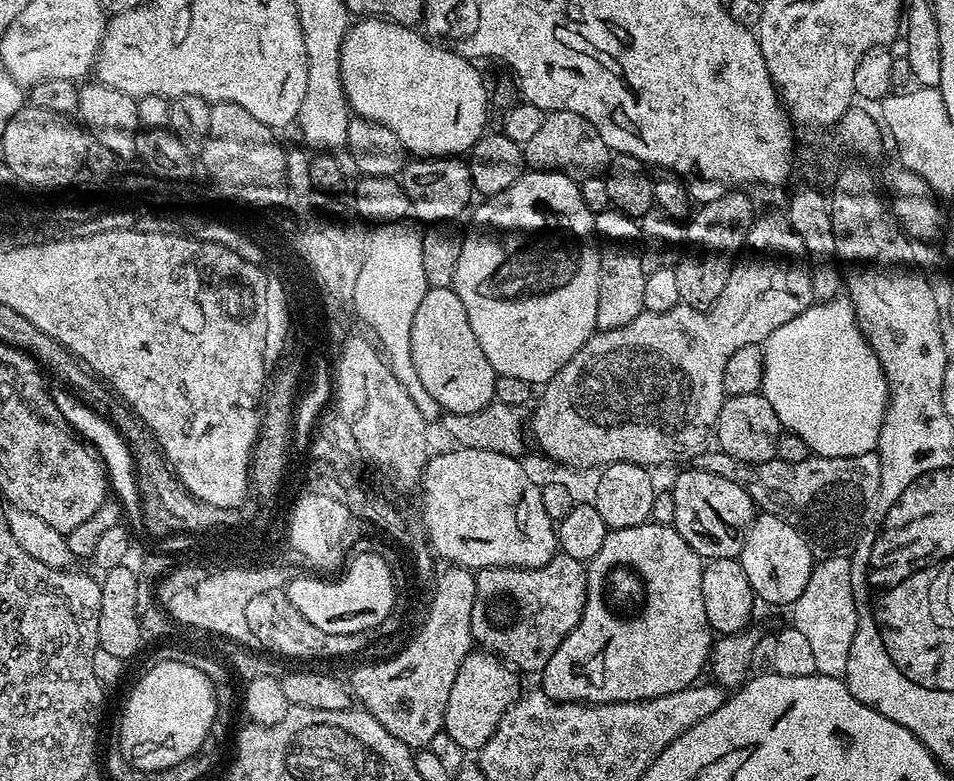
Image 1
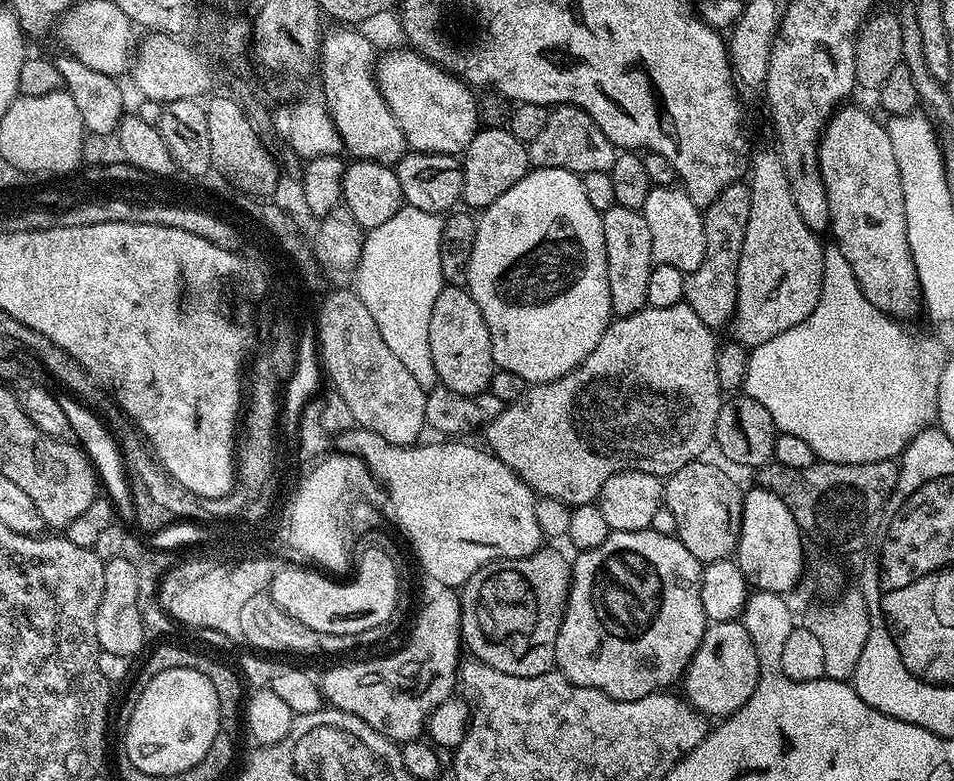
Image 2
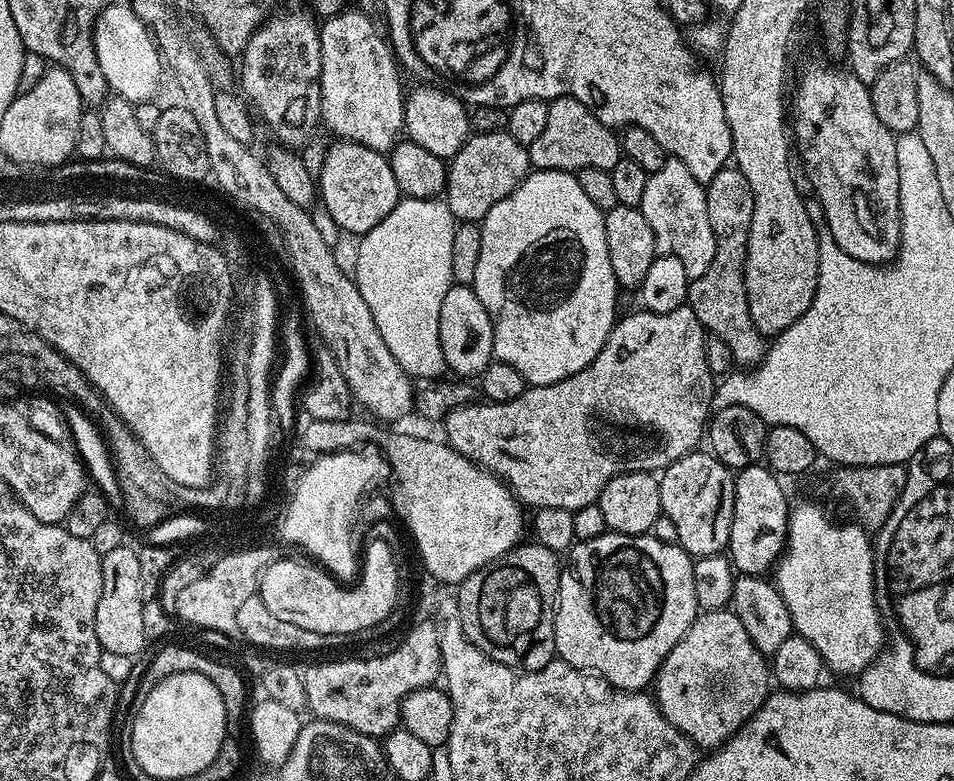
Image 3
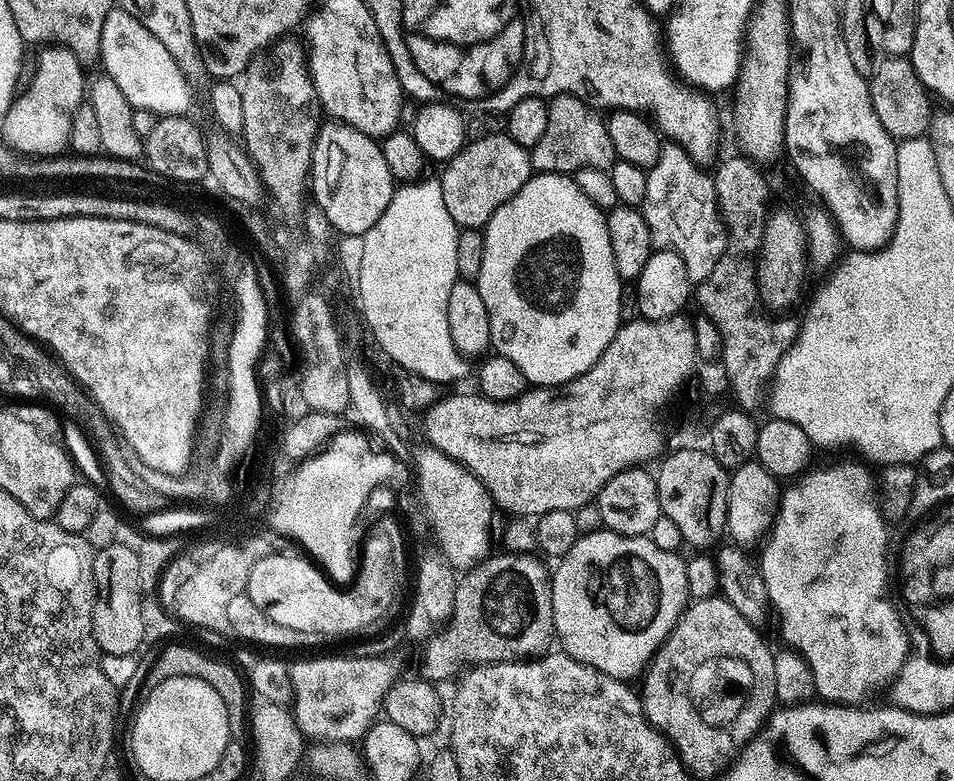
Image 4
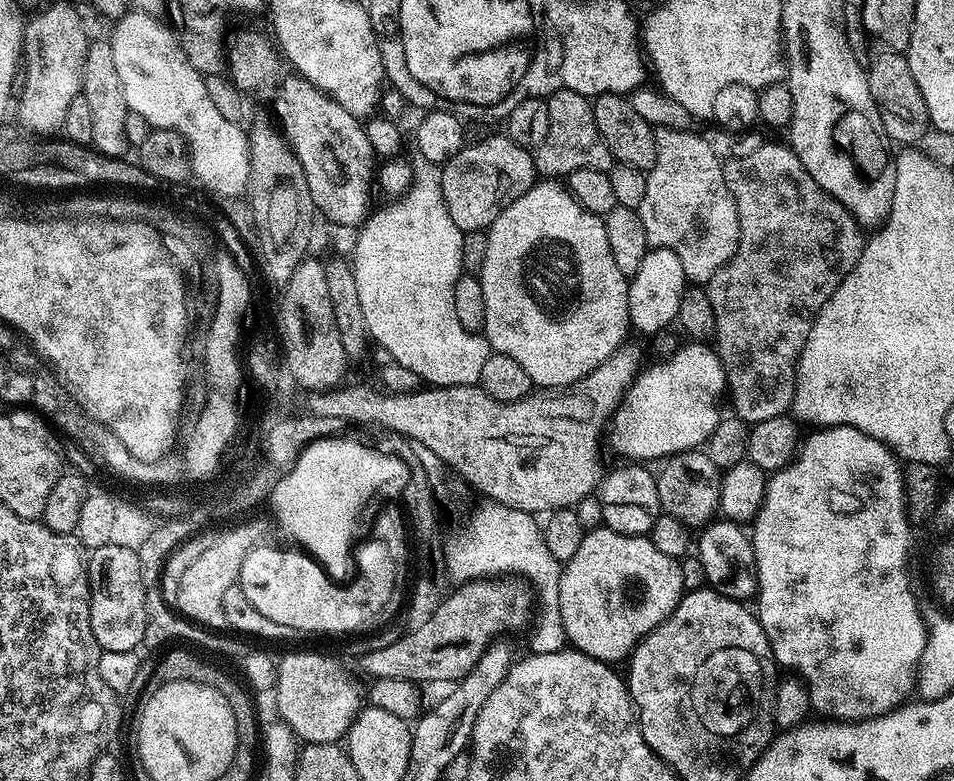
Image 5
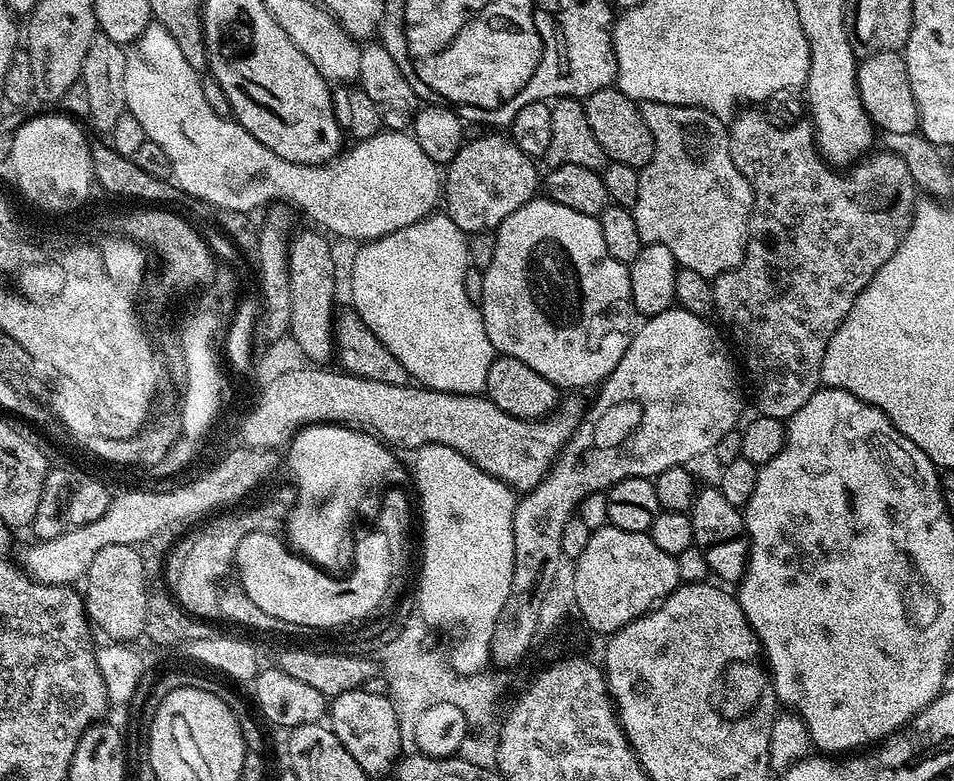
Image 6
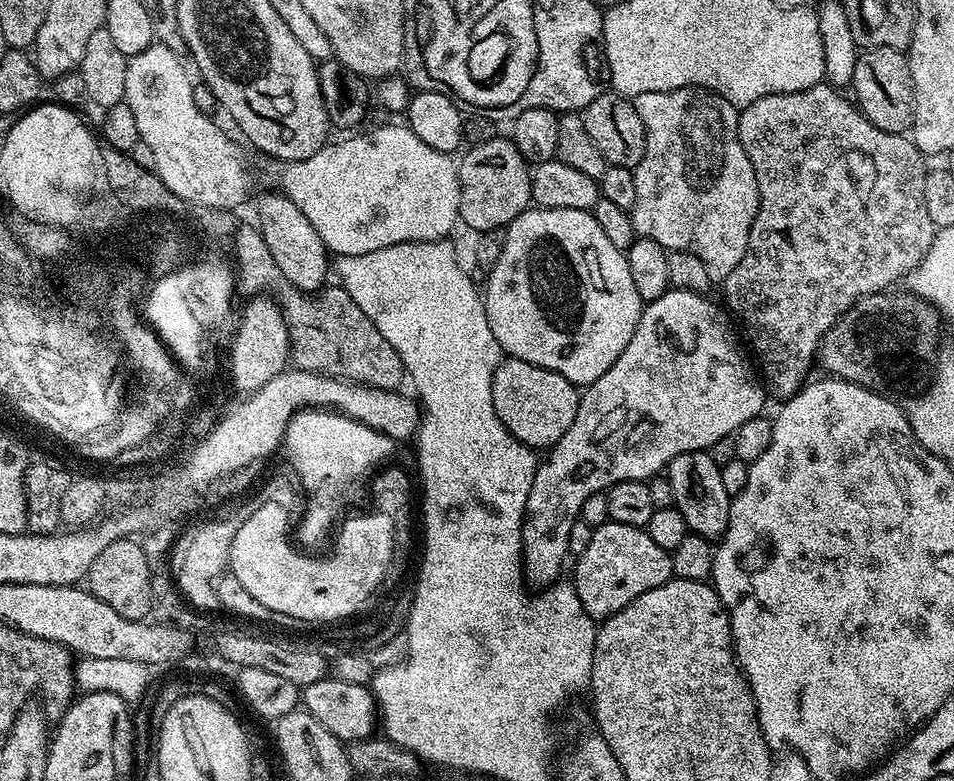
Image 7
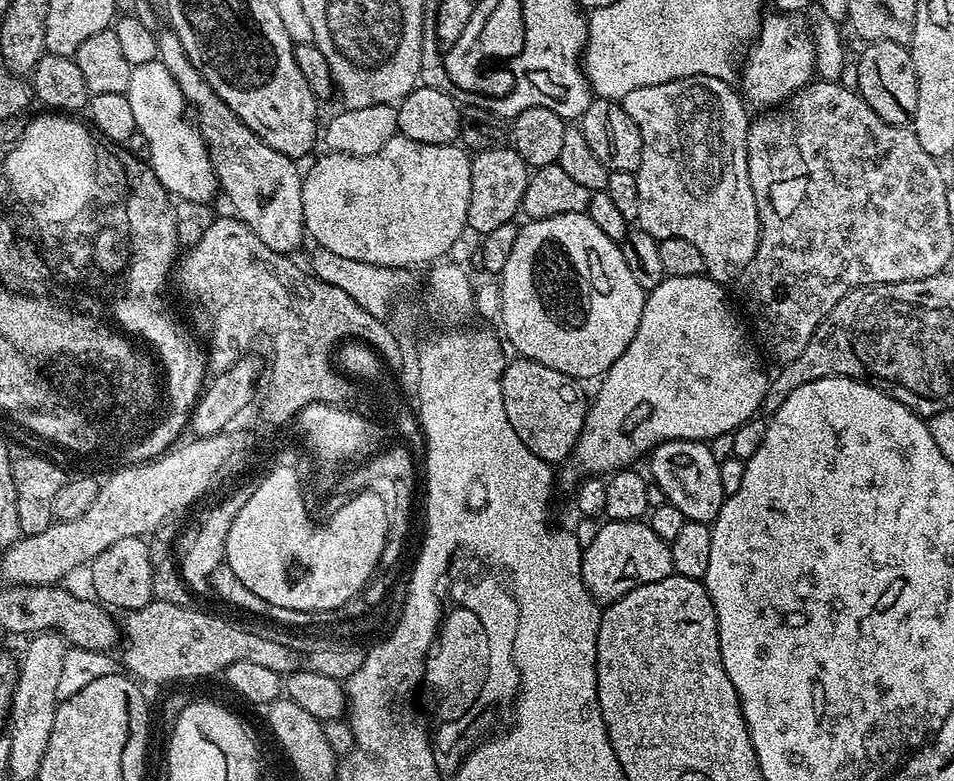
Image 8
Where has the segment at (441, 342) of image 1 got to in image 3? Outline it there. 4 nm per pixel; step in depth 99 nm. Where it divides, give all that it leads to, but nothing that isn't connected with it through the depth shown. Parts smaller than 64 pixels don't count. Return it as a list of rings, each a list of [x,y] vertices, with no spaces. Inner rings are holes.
[[[453,283],[446,290],[440,307],[438,334],[442,342],[442,354],[447,371],[456,378],[476,378],[494,359],[494,330],[486,306],[478,294],[467,284]]]

